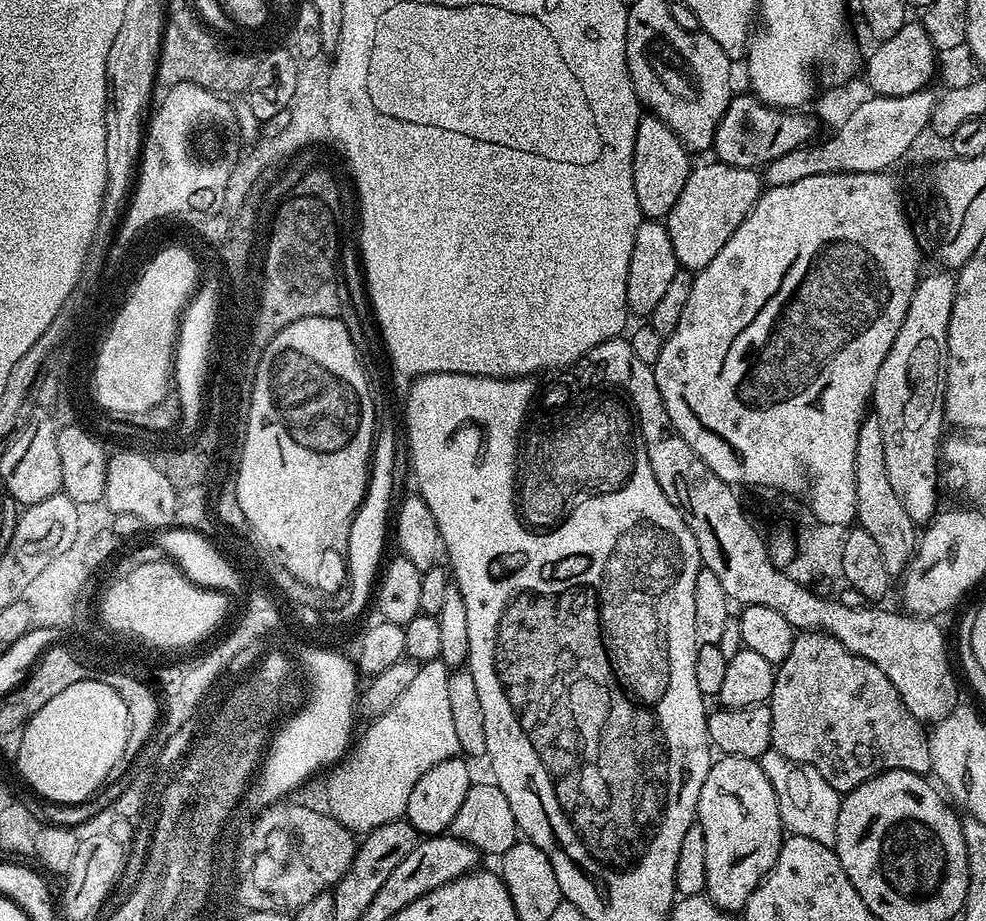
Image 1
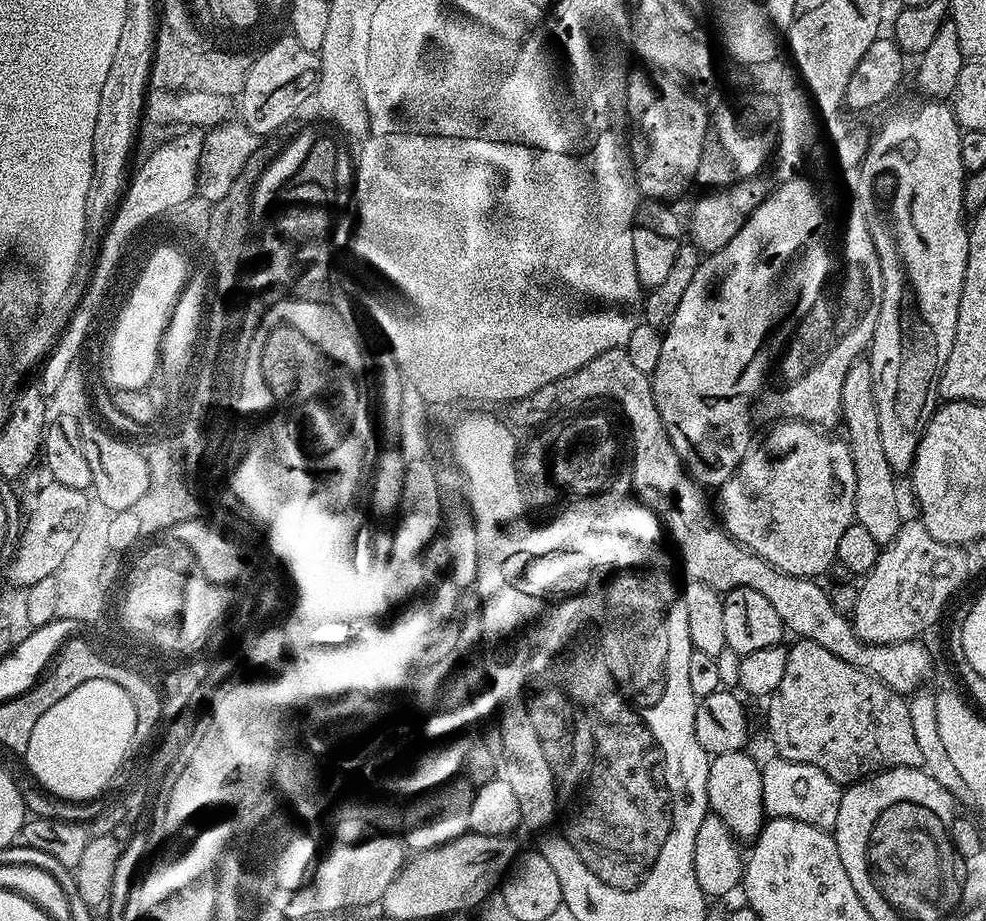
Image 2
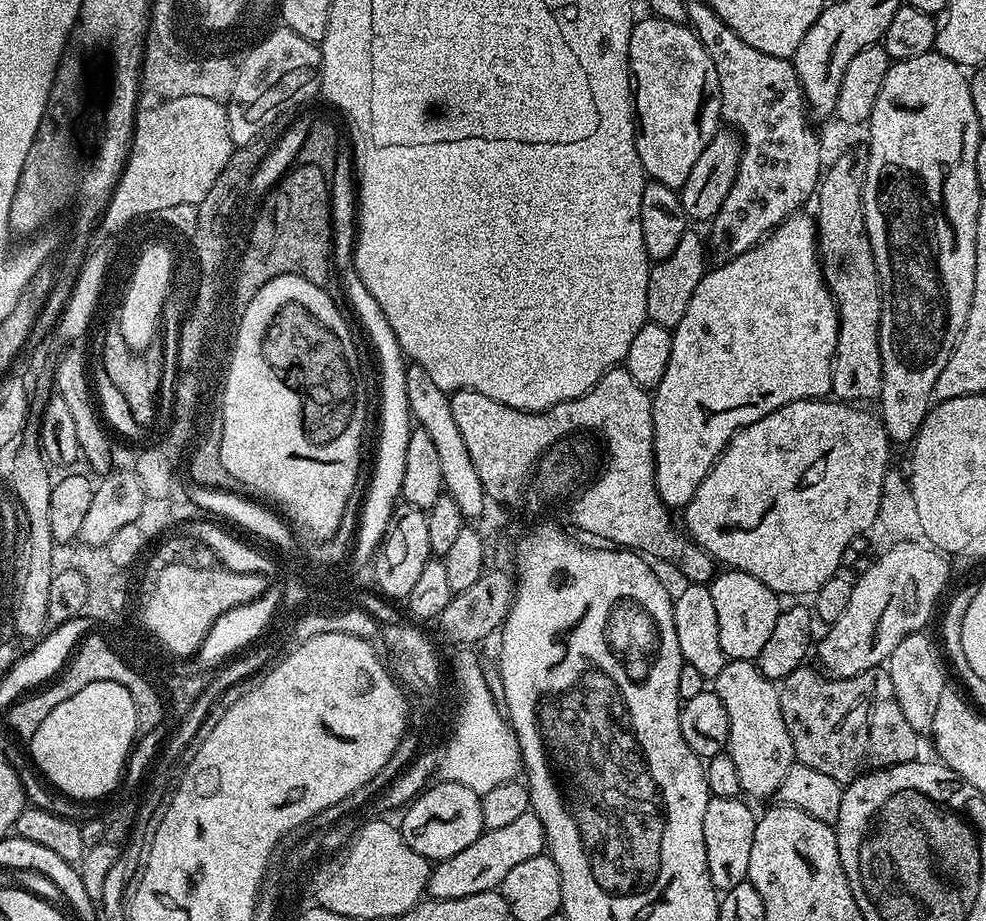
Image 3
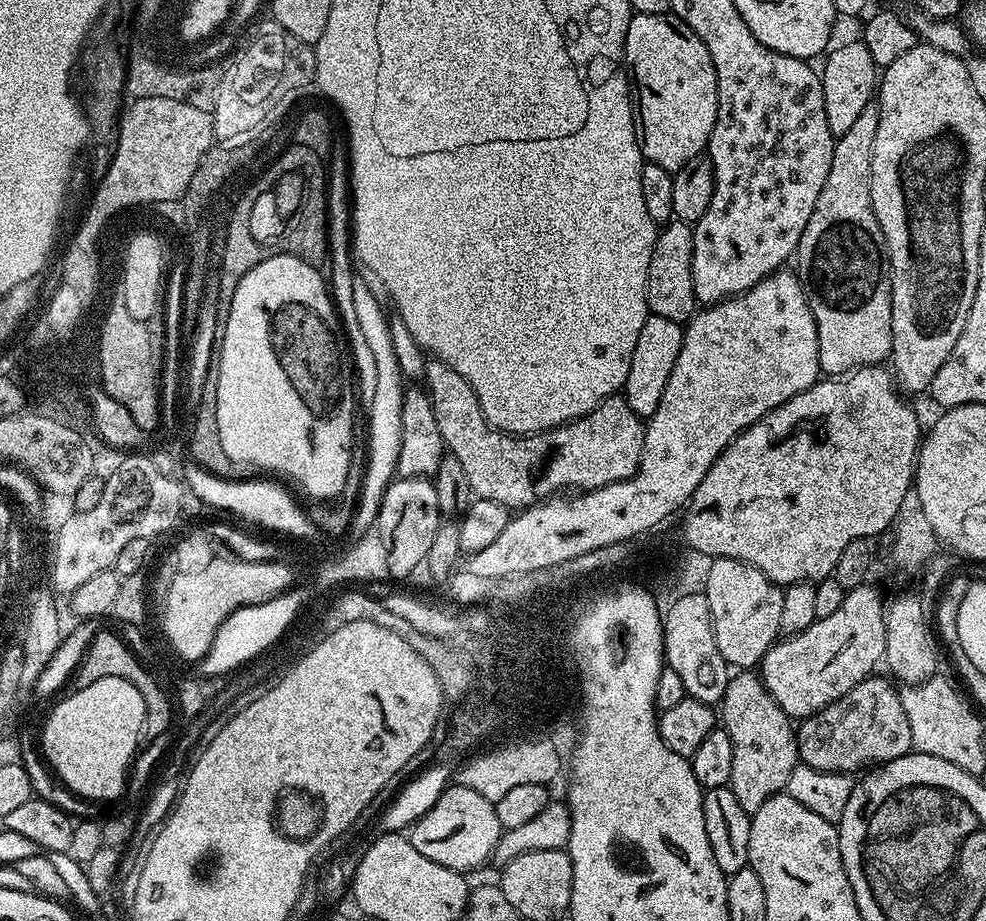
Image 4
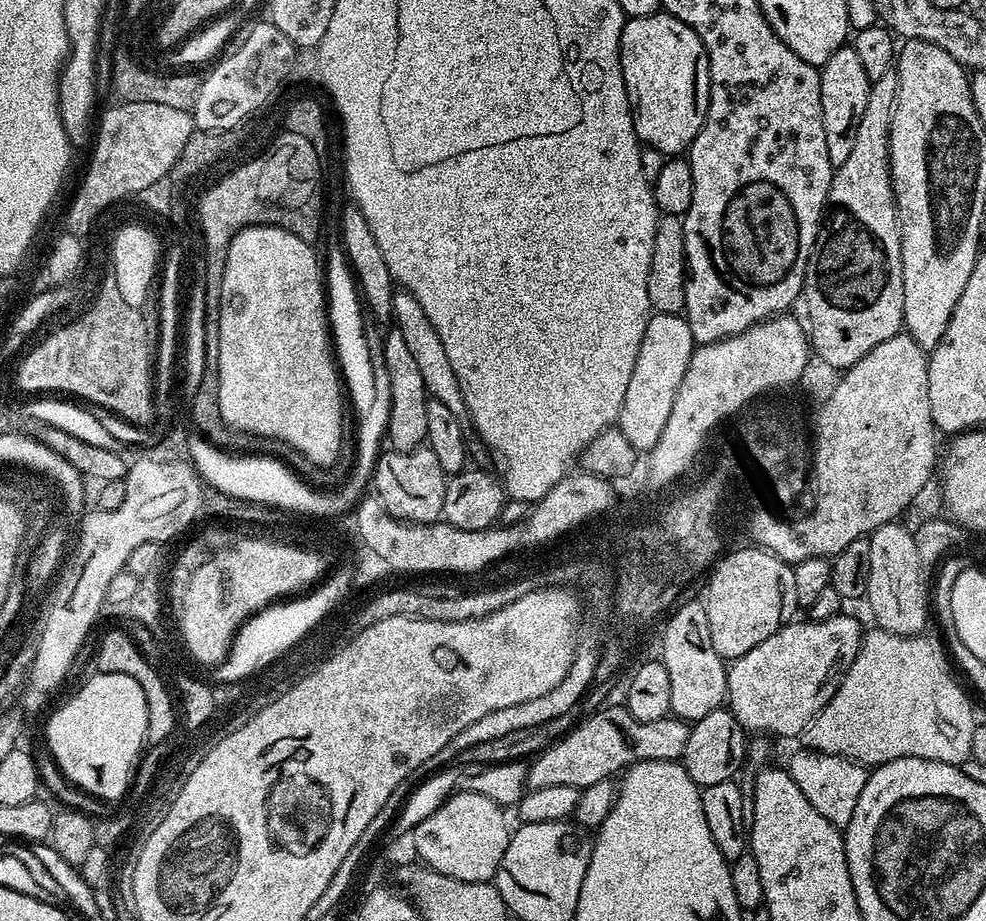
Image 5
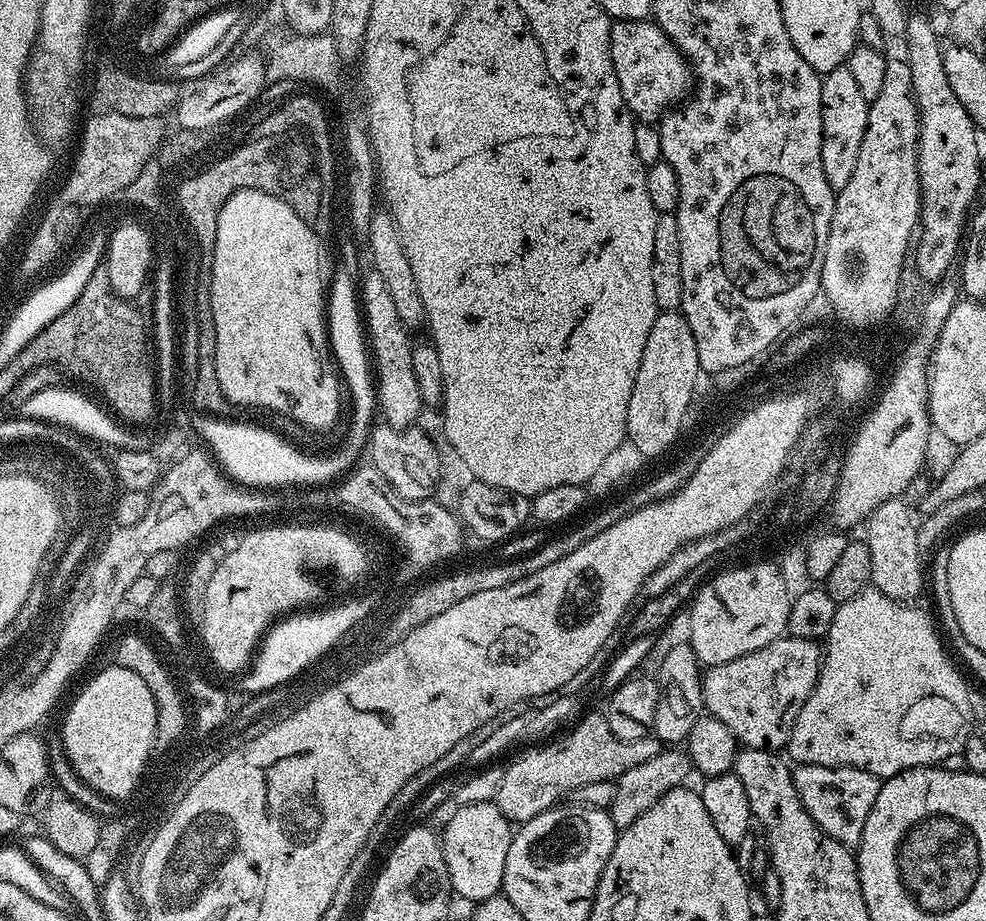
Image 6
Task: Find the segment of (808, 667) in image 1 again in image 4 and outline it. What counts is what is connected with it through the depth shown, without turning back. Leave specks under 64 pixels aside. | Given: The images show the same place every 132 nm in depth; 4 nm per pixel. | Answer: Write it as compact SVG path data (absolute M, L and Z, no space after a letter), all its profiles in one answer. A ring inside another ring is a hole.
M873 674L830 706L801 719L795 729L799 759L814 770L860 774L913 751L900 692L888 680Z

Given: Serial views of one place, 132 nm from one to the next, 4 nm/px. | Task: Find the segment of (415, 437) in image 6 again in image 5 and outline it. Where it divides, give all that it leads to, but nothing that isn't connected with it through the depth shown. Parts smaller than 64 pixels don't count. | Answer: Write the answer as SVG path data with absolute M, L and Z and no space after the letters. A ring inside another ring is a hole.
M426 446L413 452L385 451L376 463L375 495L396 520L409 524L434 524L443 517L442 502L446 494L446 473L438 466L438 458Z

